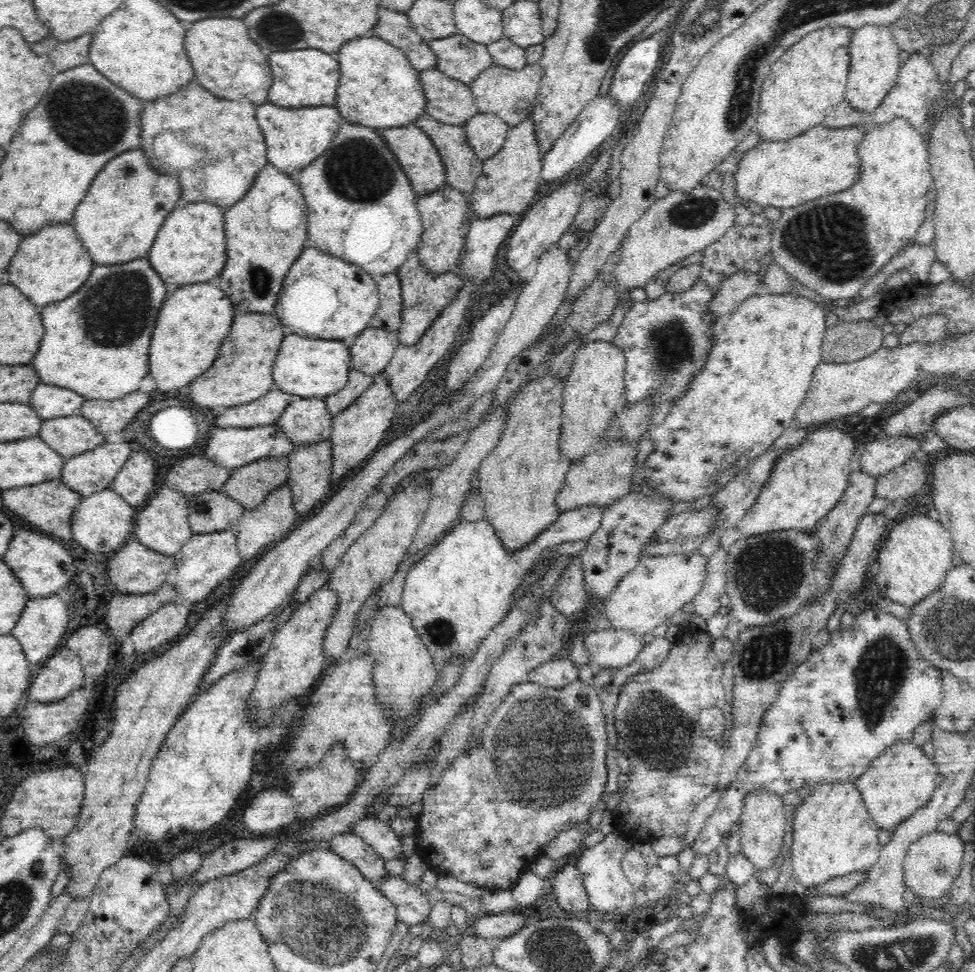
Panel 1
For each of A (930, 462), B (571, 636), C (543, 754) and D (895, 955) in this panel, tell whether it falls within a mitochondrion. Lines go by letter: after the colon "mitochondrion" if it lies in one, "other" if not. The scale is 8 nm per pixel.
A: other
B: other
C: mitochondrion
D: mitochondrion

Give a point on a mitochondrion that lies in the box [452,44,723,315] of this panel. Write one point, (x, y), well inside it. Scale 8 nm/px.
(694, 212)

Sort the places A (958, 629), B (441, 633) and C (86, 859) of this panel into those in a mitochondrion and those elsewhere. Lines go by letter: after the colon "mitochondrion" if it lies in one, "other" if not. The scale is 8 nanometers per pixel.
A: mitochondrion
B: mitochondrion
C: other

